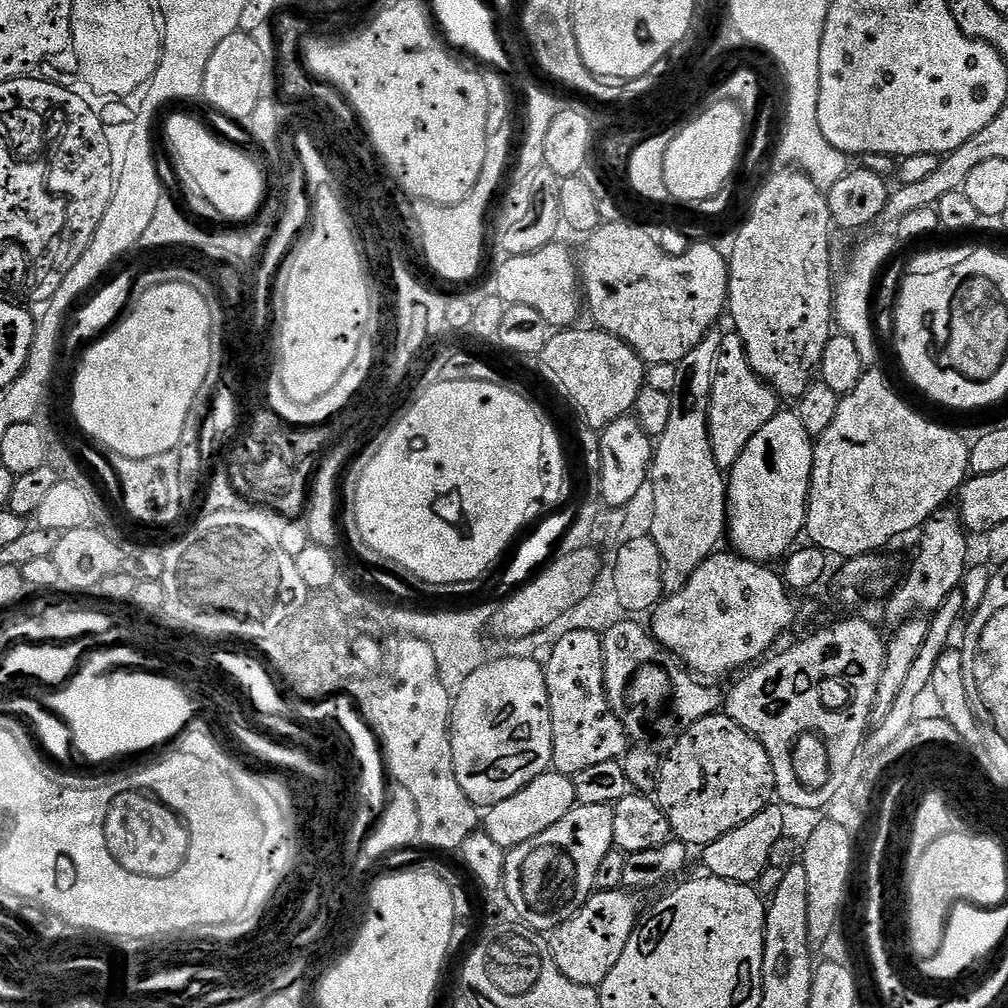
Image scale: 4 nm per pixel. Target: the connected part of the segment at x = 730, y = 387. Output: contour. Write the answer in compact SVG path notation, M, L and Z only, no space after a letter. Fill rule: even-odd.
M725 334L722 346L716 359L714 386L710 393L708 405L708 433L712 435L714 462L722 470L731 470L734 462L742 458L742 450L746 450L750 438L776 417L778 397L771 386L765 384L757 376L746 358L746 350L740 337L735 334Z

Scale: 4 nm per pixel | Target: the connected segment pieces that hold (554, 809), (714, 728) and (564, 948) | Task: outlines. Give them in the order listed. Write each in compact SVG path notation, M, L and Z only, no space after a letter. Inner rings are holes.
M549 770L510 798L487 809L482 816L482 831L494 838L500 848L507 850L542 834L542 830L550 830L554 822L562 822L562 818L566 818L568 811L576 805L573 777Z
M729 716L702 718L683 729L675 740L668 757L659 761L654 799L668 819L671 835L680 843L714 843L769 806L772 792L777 791L770 754Z
M596 890L588 901L566 922L550 933L552 961L563 976L579 986L599 989L600 983L614 970L626 942L630 942L636 929L636 900L628 890Z

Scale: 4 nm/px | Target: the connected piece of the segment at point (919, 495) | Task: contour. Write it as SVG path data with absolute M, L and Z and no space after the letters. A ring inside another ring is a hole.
M877 370L865 371L864 377L854 386L854 390L841 399L838 406L838 415L834 422L815 441L812 453L814 454L814 466L812 467L812 481L808 491L808 519L806 521L806 536L811 543L821 551L827 553L829 557L840 556L839 558L851 558L853 556L866 556L879 553L884 550L891 540L896 540L899 536L904 536L907 532L914 533L924 527L929 519L936 512L945 507L944 503L948 499L955 497L960 489L964 487L965 480L969 479L970 469L968 467L968 454L970 451L969 441L963 440L952 428L943 428L940 424L935 424L932 420L927 420L924 416L919 416L894 389L888 385L888 380Z

